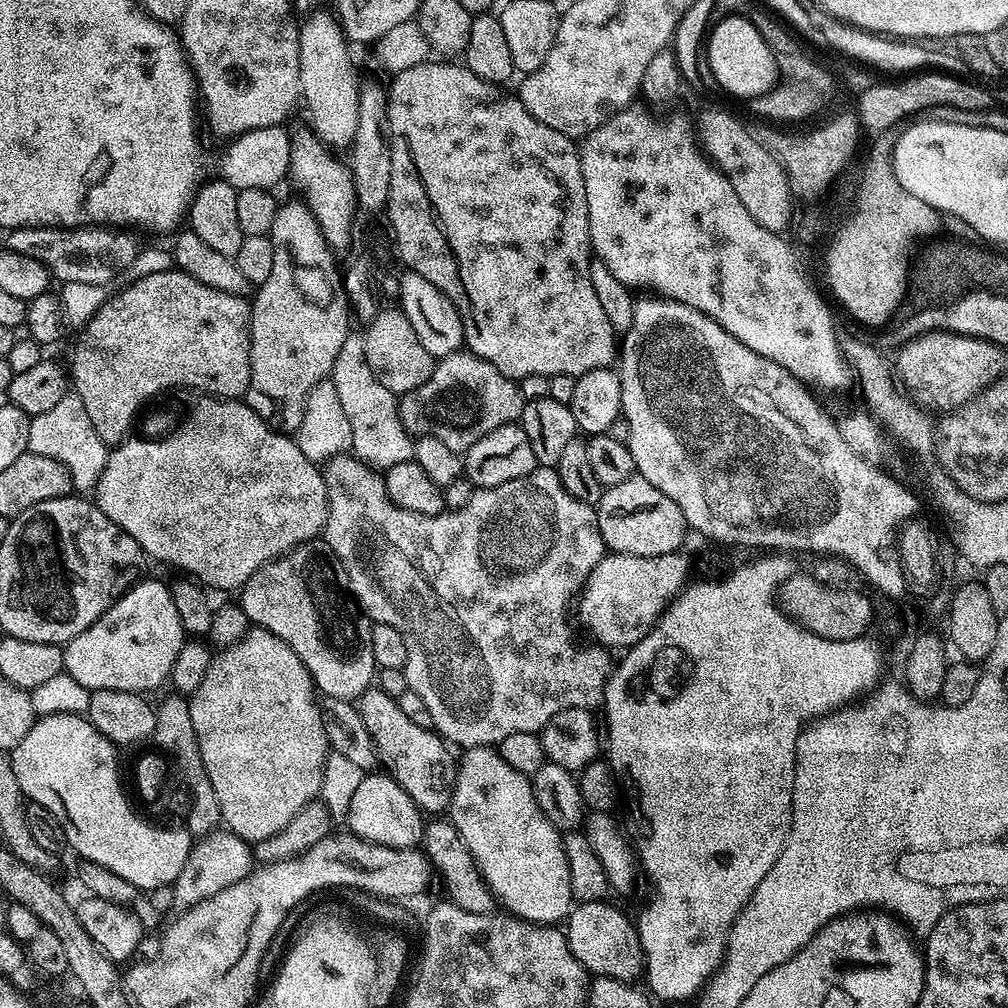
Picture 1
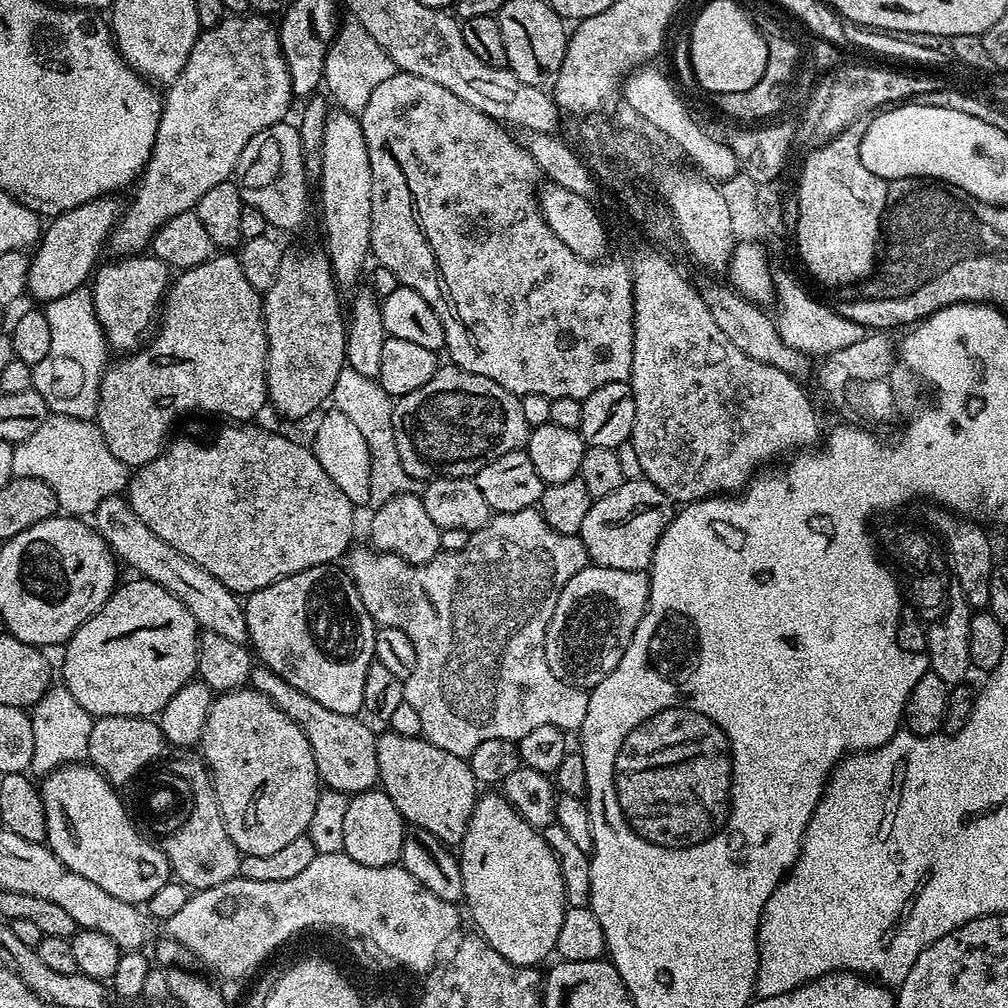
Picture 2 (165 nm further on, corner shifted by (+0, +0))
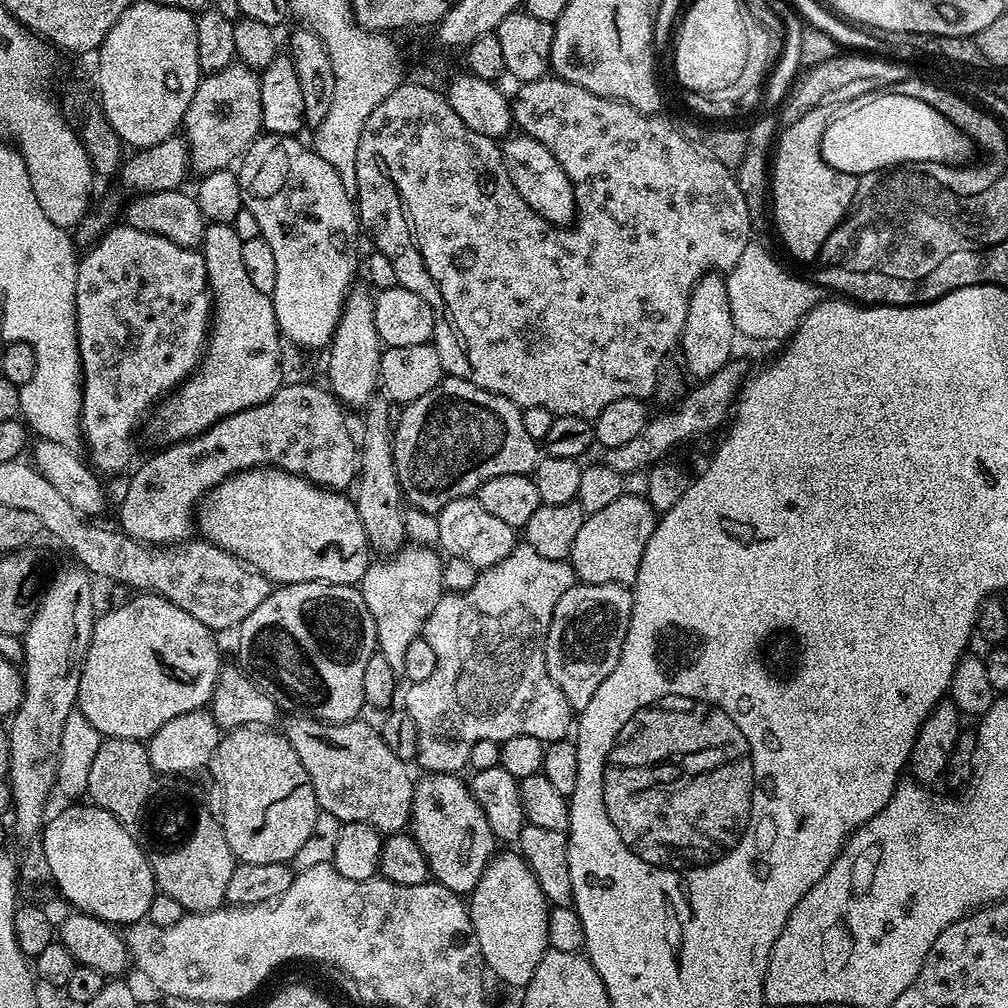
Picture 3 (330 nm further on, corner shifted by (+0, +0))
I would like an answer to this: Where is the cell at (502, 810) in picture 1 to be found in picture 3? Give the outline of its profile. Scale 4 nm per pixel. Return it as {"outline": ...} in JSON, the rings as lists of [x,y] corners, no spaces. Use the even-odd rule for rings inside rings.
{"outline":[[[501,851],[499,854],[493,855],[478,886],[474,886],[466,903],[474,926],[474,934],[478,938],[485,969],[491,975],[493,972],[502,983],[509,984],[516,990],[523,990],[530,982],[530,978],[534,978],[534,970],[538,966],[538,962],[542,962],[544,953],[549,951],[548,909],[550,905],[542,894],[542,886],[538,886],[538,878],[534,878],[534,874],[523,856],[519,851],[511,851],[504,853]]]}

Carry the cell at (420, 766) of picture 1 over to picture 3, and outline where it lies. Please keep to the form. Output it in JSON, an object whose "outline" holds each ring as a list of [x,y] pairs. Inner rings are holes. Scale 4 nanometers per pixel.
{"outline":[[[429,772],[421,777],[413,790],[410,834],[418,842],[435,883],[457,894],[471,894],[498,848],[490,822],[486,822],[471,787],[465,781],[463,784],[459,775]]]}

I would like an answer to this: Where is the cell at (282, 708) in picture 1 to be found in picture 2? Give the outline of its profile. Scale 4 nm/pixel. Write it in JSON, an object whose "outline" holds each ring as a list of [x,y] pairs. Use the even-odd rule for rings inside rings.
{"outline":[[[251,686],[219,693],[210,706],[198,748],[212,774],[222,822],[241,855],[261,857],[274,854],[307,833],[322,791],[322,781],[306,734],[270,697]]]}

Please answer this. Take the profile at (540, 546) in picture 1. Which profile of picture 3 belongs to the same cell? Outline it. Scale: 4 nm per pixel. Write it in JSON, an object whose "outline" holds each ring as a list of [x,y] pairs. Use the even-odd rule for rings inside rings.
{"outline":[[[520,542],[502,562],[483,569],[469,589],[440,597],[438,606],[434,606],[426,618],[422,633],[422,638],[430,642],[434,650],[434,674],[430,674],[426,682],[408,684],[402,704],[403,711],[408,712],[410,718],[414,718],[414,726],[418,726],[415,763],[421,764],[425,773],[463,773],[474,742],[503,742],[518,738],[518,734],[530,734],[530,738],[551,742],[569,735],[568,727],[574,724],[574,710],[546,670],[544,647],[554,606],[558,606],[558,598],[575,583],[576,572],[568,560],[542,558],[534,546]]]}

